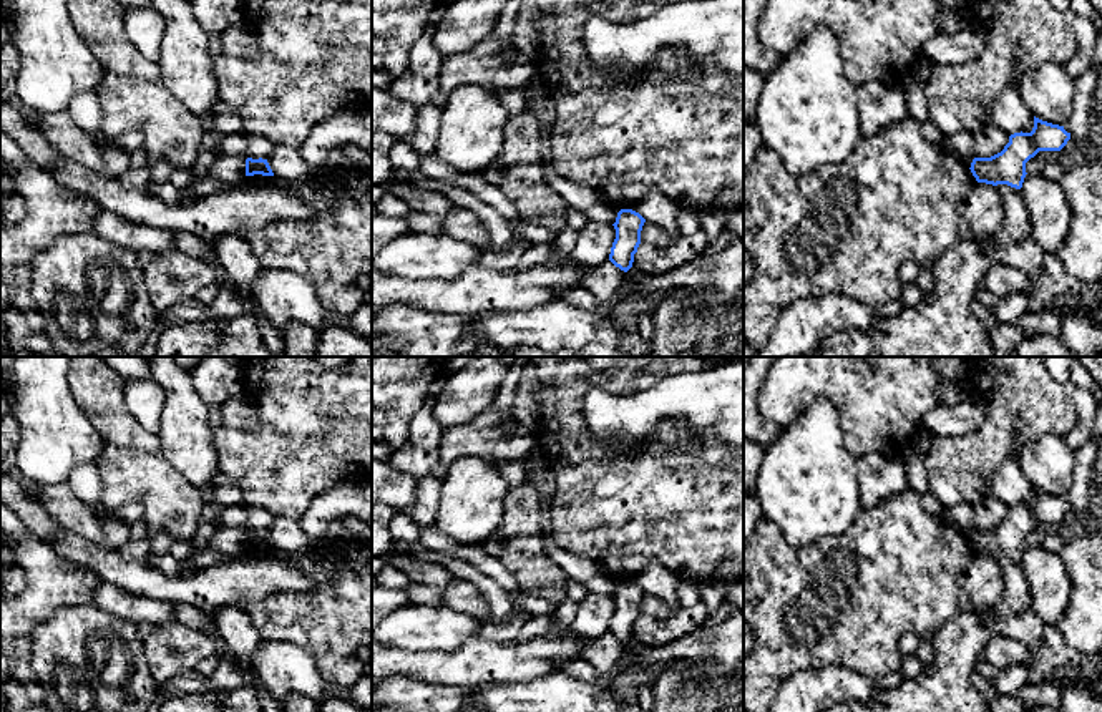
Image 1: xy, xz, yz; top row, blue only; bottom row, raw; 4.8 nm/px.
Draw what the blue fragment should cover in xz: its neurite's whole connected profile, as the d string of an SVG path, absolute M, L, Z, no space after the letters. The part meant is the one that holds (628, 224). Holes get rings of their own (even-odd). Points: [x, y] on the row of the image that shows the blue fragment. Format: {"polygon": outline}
{"polygon": "M621 209L612 224L616 229L616 239L611 247L609 261L624 272L632 267L634 254L641 244L644 222L646 219L639 212Z"}

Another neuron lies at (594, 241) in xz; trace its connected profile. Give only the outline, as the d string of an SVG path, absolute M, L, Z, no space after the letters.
M588 219L578 232L574 251L569 254L581 267L597 267L609 261L611 247L616 239L612 224Z

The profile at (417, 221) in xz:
M410 211L405 216L405 222L410 227L410 232L422 232L422 234L432 234L432 236L441 236L443 232L443 221L440 217L418 212L418 211Z

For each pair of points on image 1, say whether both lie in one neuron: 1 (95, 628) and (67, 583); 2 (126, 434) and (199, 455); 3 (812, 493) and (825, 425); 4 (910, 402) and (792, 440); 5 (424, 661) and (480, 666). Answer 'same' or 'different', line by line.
1: different
2: different
3: same
4: different
5: same

